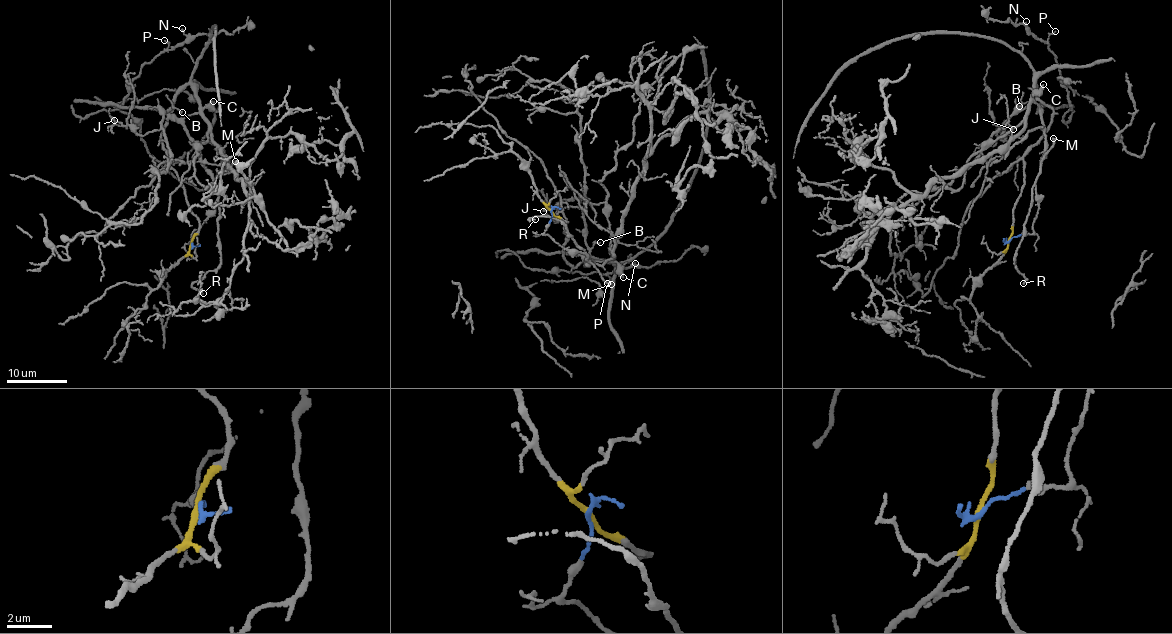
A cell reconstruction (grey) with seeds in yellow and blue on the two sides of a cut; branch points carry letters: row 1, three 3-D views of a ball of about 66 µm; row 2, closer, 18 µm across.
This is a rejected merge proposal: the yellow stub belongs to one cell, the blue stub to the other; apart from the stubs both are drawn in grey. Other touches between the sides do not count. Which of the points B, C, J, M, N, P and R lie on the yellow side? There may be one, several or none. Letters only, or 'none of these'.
B, J

